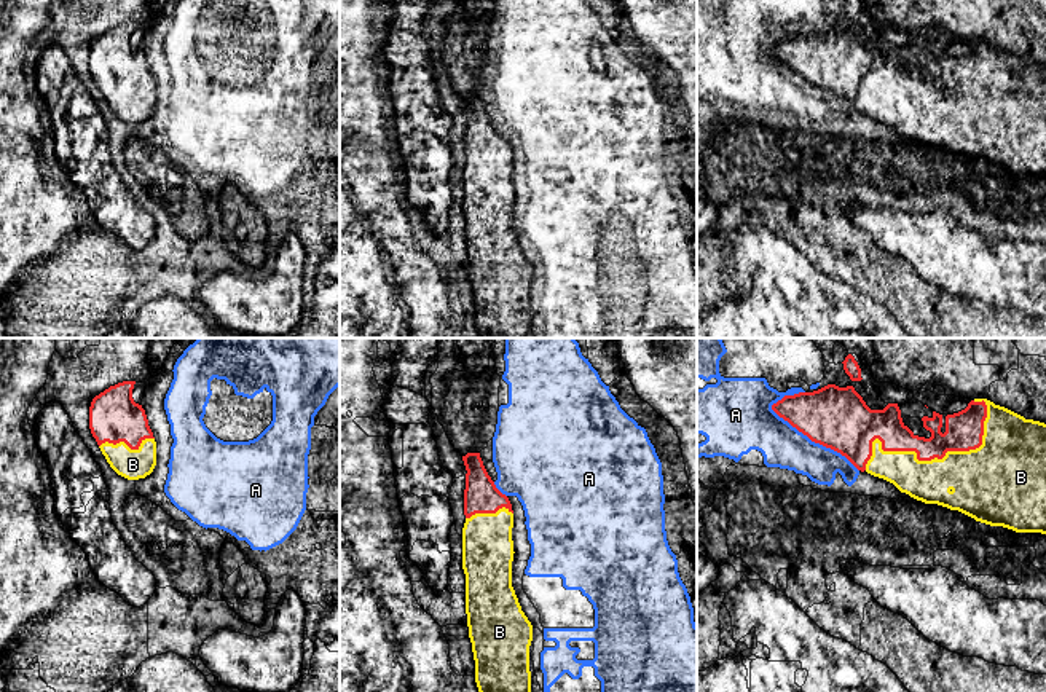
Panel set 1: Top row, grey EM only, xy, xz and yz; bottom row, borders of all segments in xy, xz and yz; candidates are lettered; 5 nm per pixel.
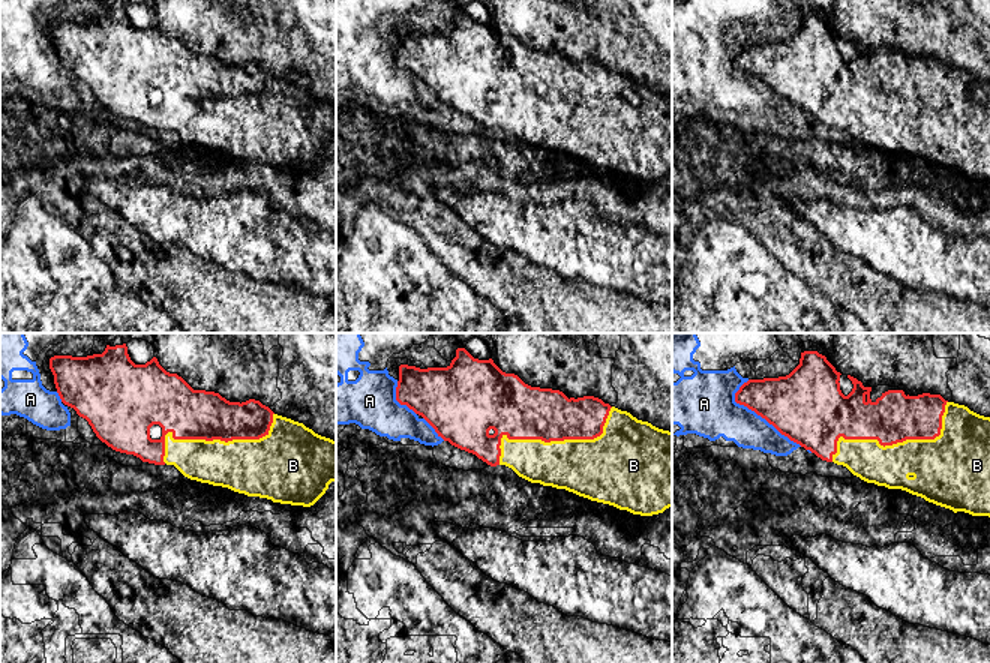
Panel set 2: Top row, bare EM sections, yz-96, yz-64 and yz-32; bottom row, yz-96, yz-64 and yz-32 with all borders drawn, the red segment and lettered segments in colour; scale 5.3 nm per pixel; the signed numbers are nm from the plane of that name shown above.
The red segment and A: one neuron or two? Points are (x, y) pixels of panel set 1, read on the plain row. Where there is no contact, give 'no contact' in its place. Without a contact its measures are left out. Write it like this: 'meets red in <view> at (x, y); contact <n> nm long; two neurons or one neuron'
meets red in yz at (813, 83); contact 550 nm long; two neurons

